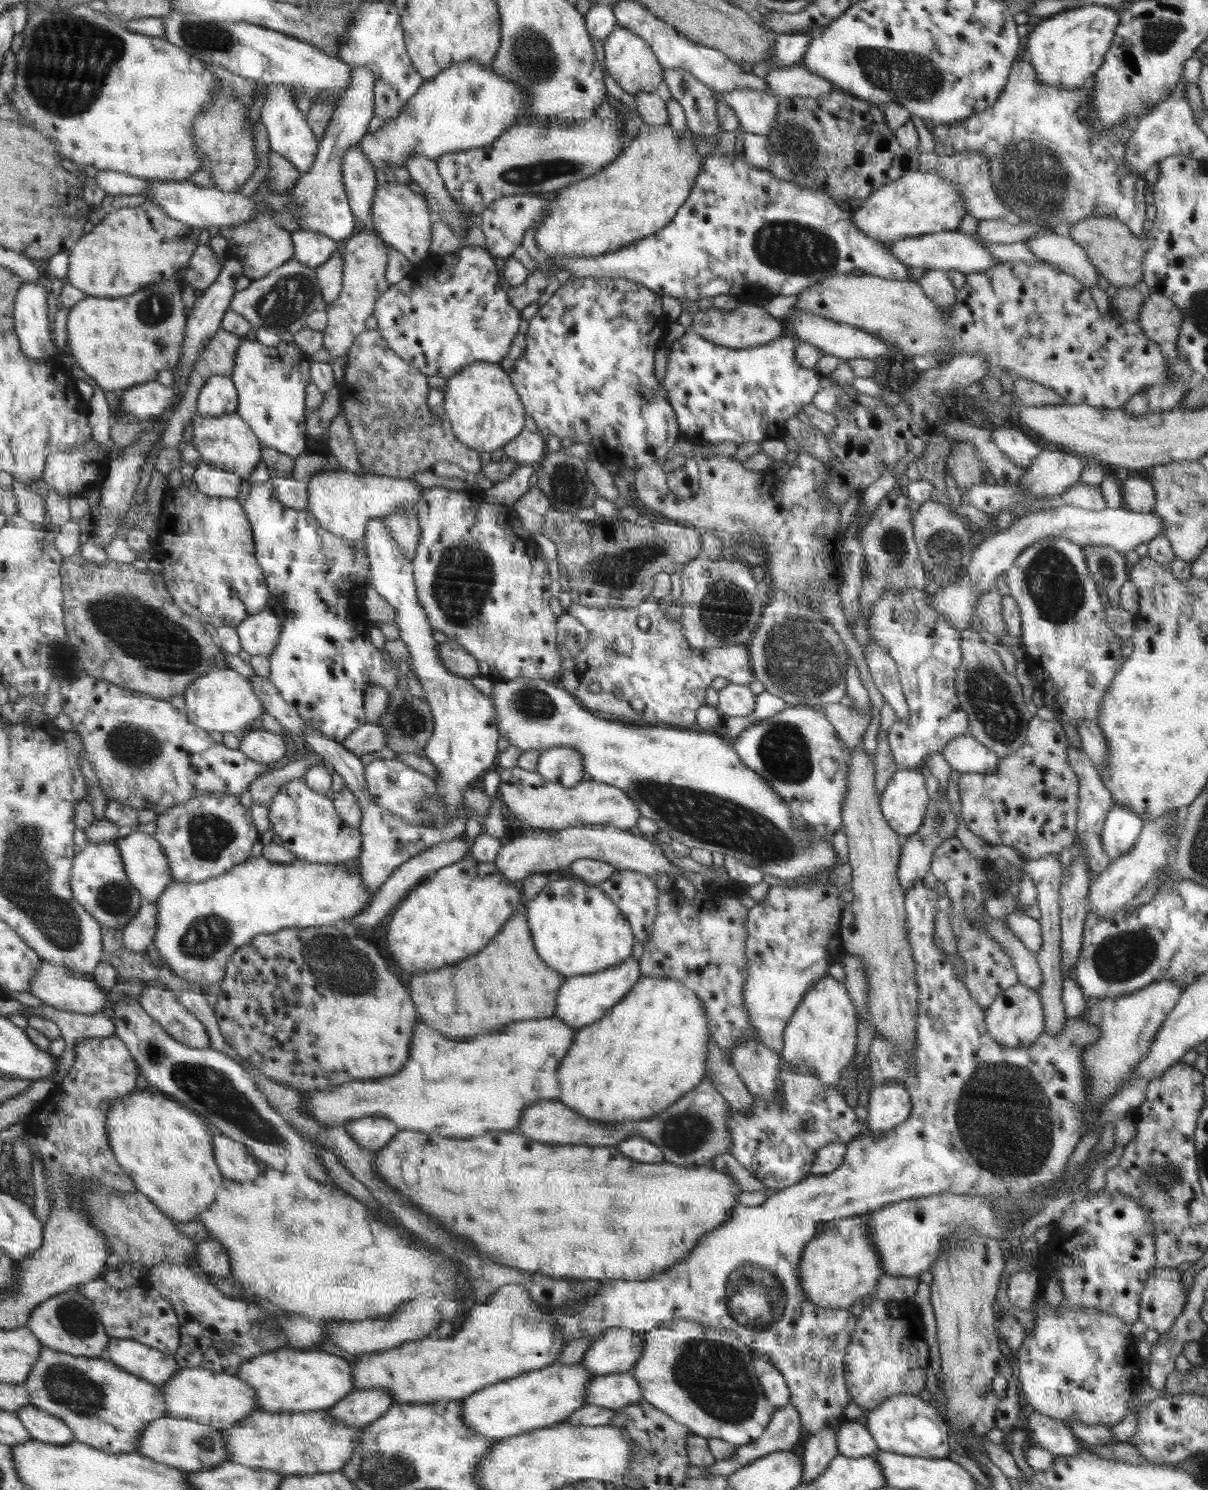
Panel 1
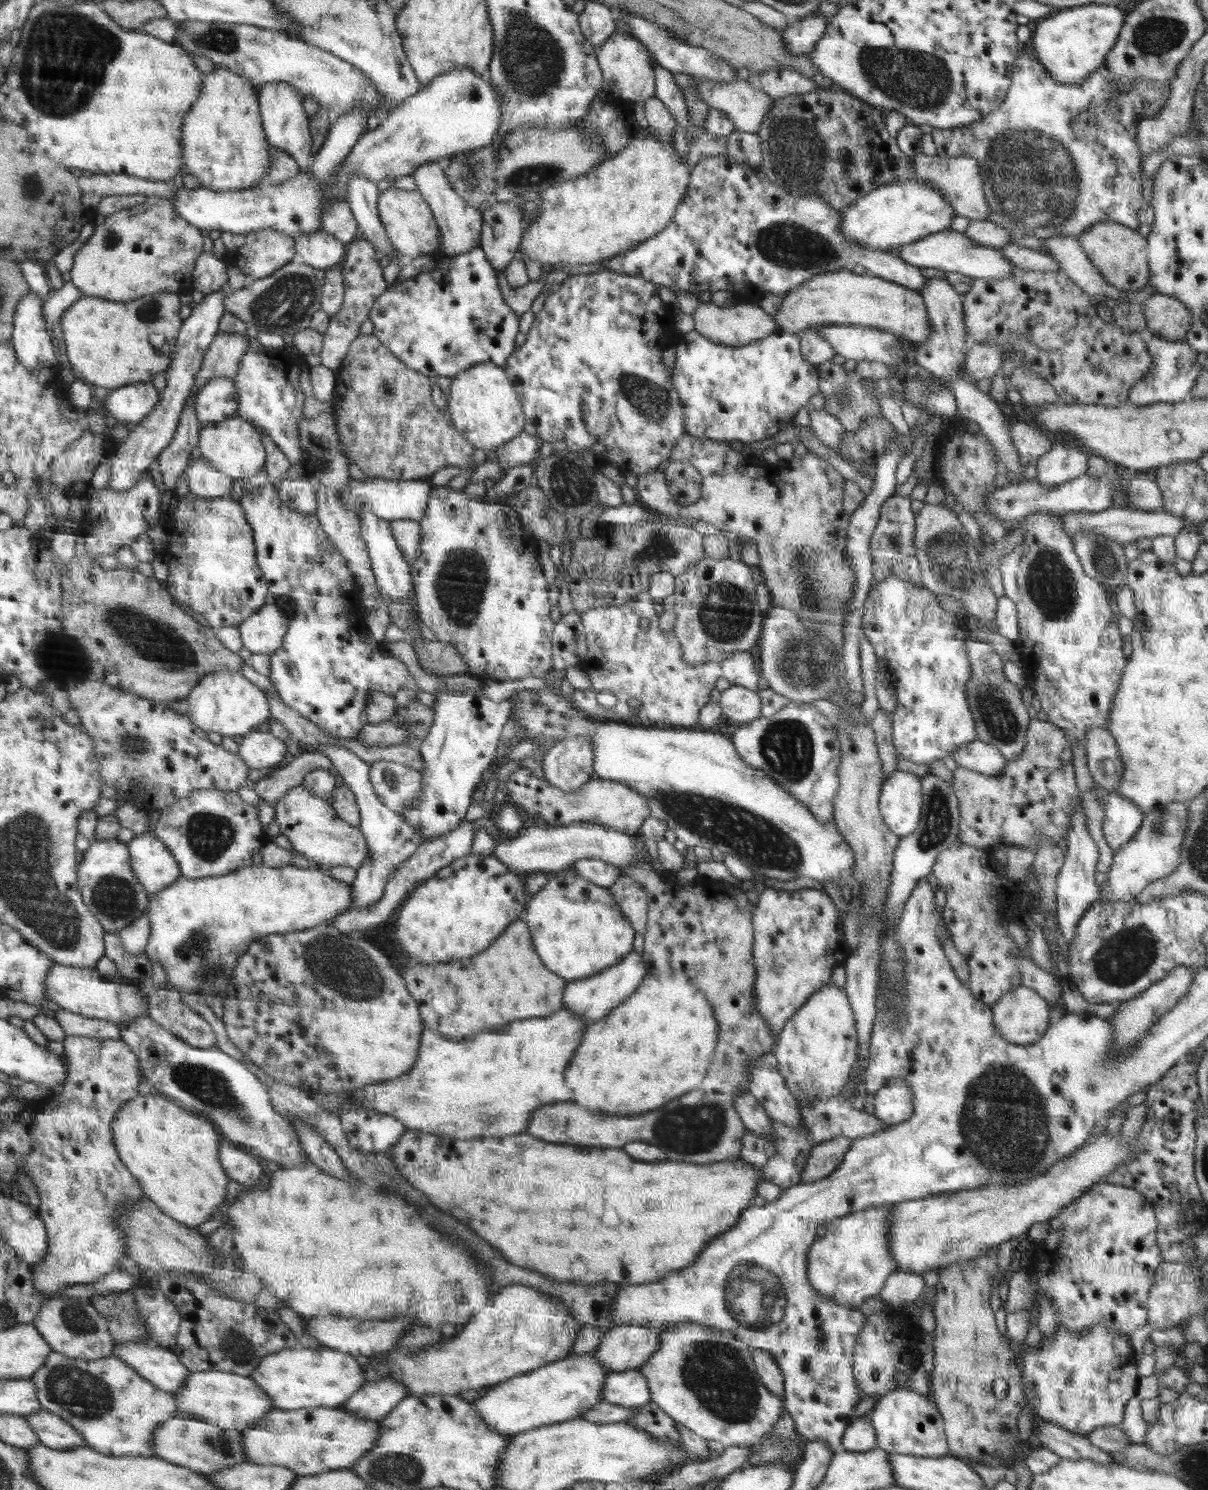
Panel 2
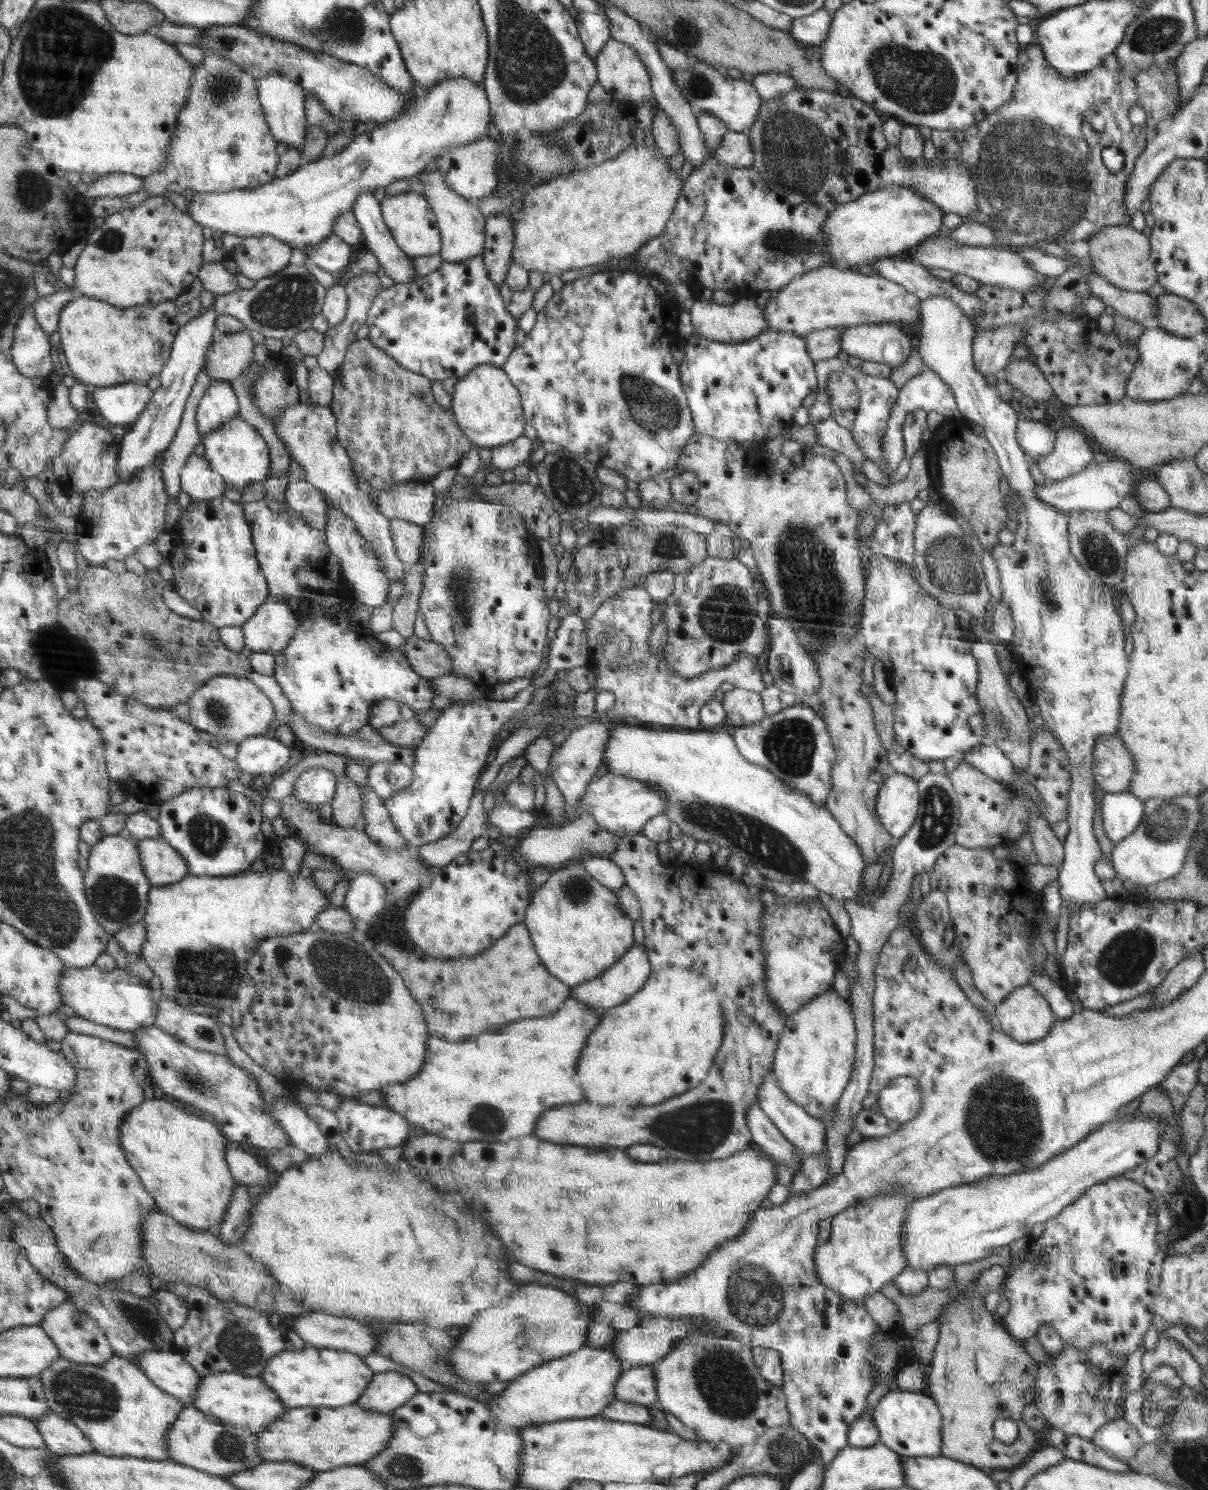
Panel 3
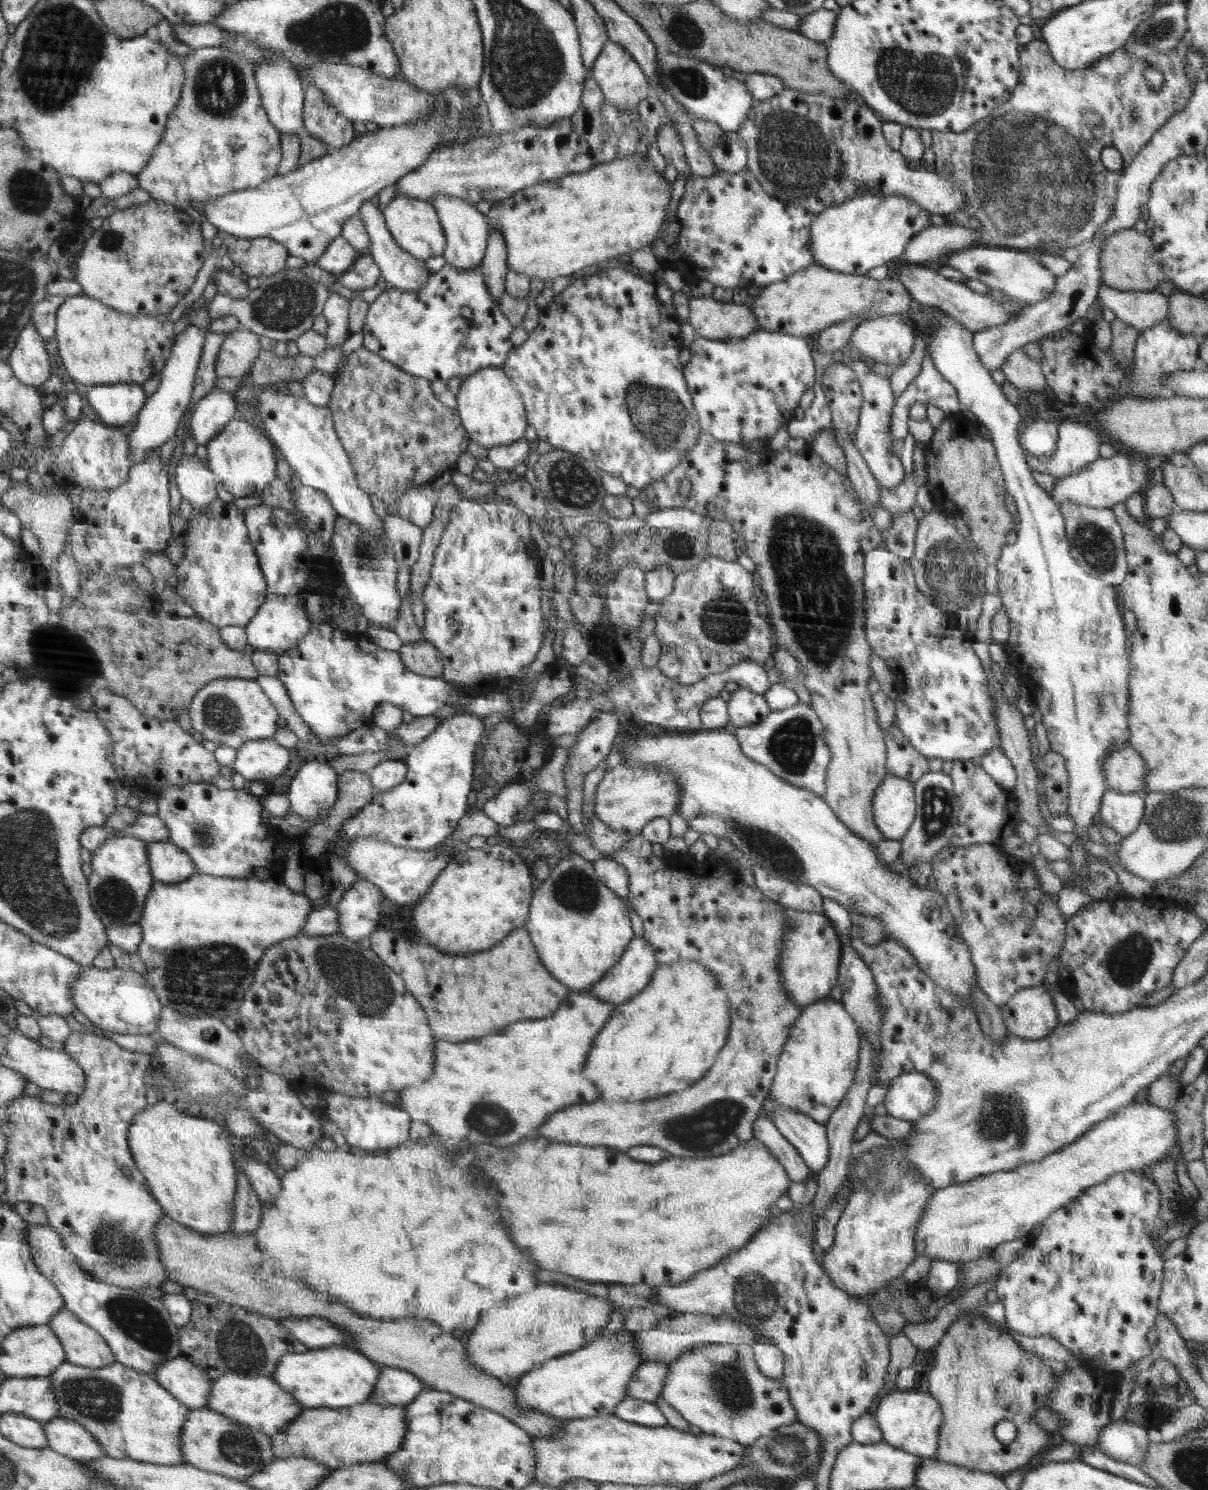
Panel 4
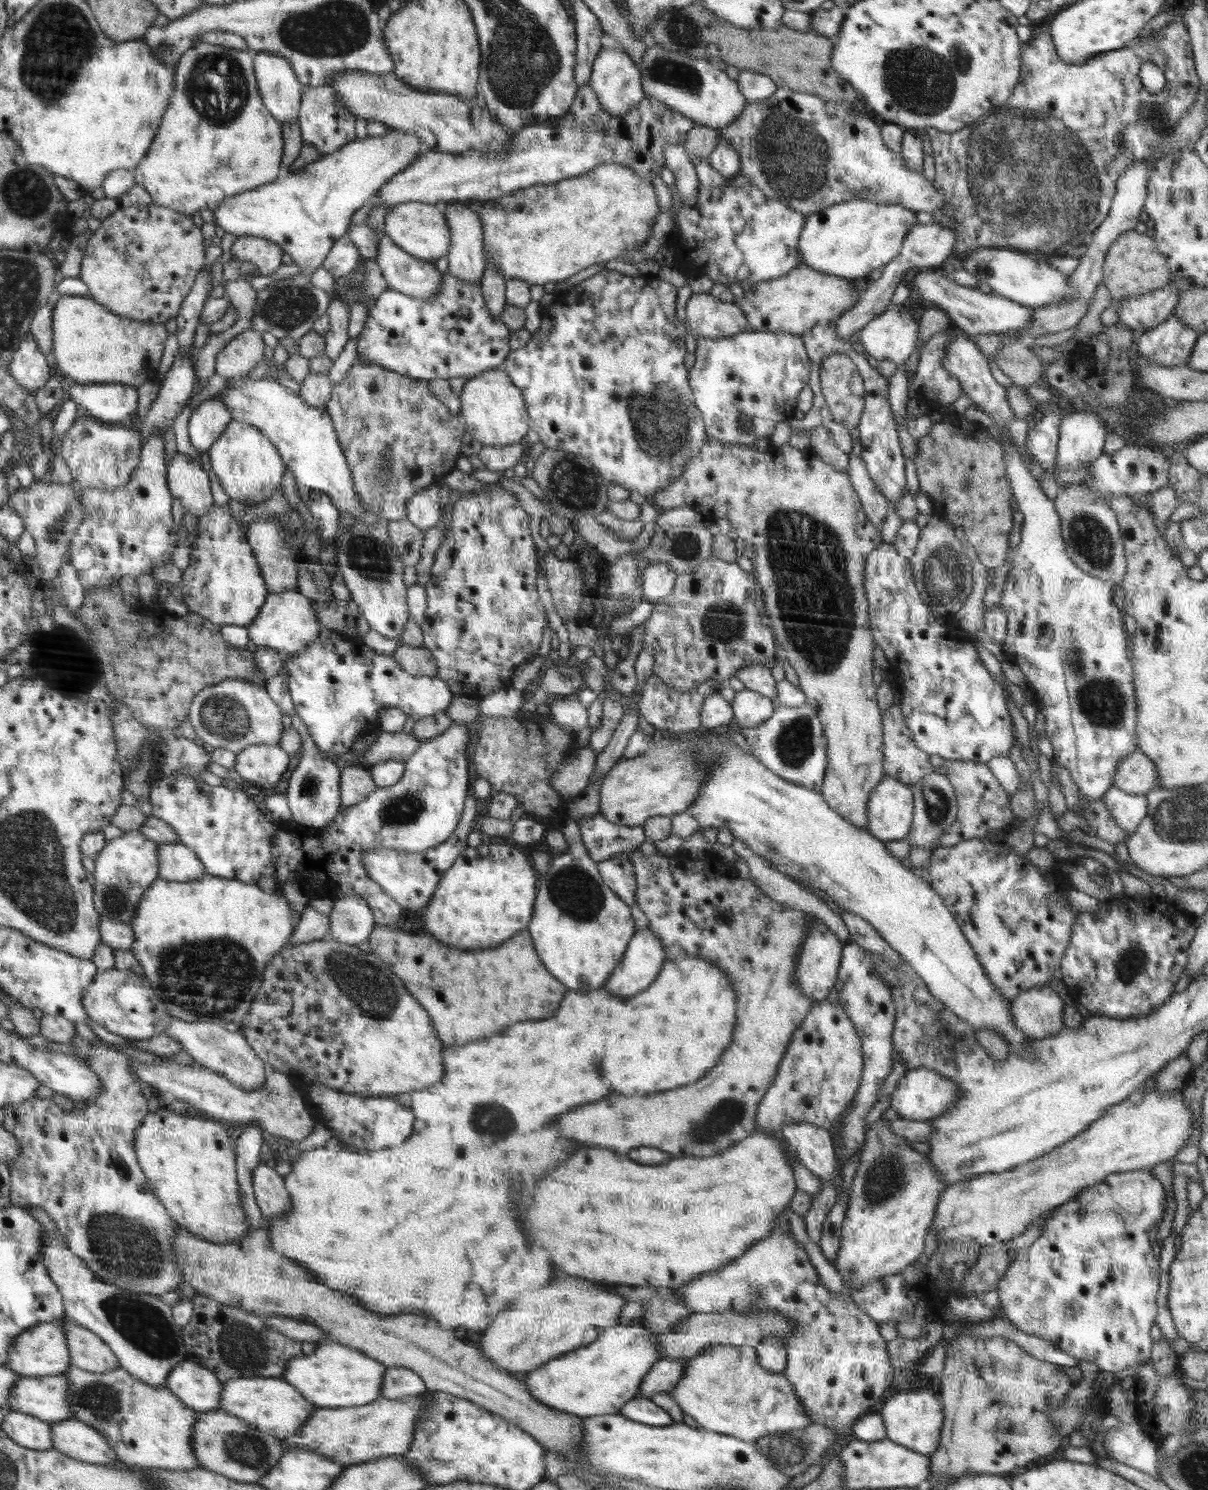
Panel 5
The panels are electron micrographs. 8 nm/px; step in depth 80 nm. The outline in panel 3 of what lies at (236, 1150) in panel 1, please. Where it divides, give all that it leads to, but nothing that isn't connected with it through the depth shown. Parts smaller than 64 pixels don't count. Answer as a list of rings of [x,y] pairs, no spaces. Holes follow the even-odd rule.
[[[232,1145],[230,1150],[226,1152],[229,1168],[232,1170],[233,1179],[239,1180],[241,1184],[246,1186],[258,1186],[261,1190],[268,1192],[271,1185],[268,1184],[268,1170],[258,1164],[258,1160],[242,1150],[236,1150],[236,1145]]]

